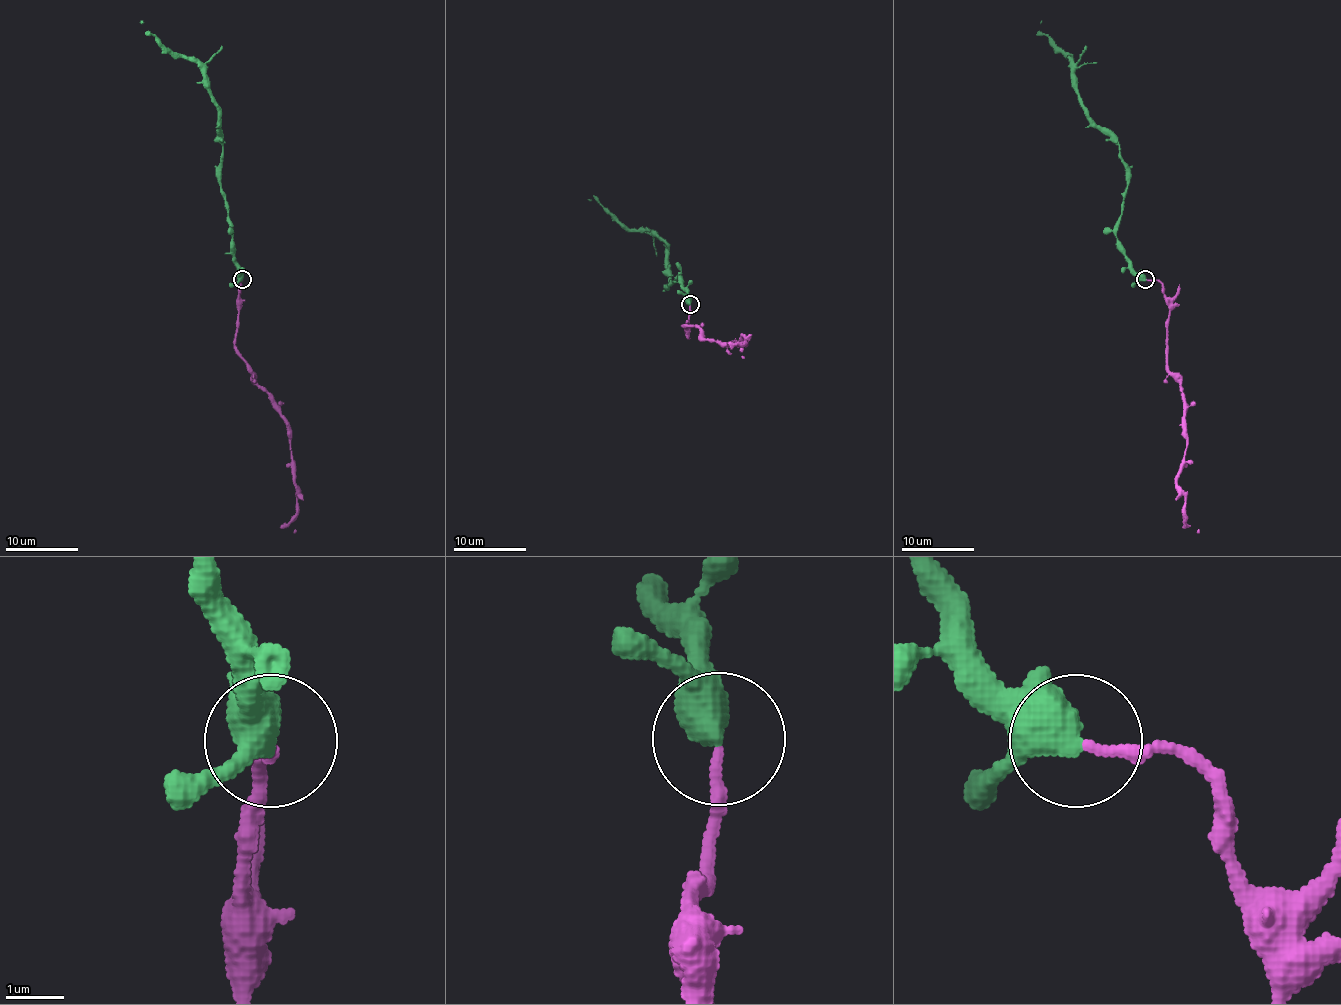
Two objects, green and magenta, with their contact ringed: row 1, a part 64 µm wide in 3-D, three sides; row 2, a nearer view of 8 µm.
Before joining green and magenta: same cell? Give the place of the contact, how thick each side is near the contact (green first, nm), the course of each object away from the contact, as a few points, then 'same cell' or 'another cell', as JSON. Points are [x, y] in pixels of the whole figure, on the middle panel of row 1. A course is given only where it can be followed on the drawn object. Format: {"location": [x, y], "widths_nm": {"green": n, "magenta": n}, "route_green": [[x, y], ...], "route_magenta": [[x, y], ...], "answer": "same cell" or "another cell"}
{"location": [690, 304], "widths_nm": {"green": 460, "magenta": 180}, "route_green": [[689, 304], [689, 297], [679, 275], [668, 286], [668, 246], [655, 234], [626, 230], [595, 197], [588, 199]], "route_magenta": [[689, 304], [686, 328], [682, 326], [695, 326], [706, 338], [716, 342], [738, 346], [742, 337], [742, 358]], "answer": "same cell"}

